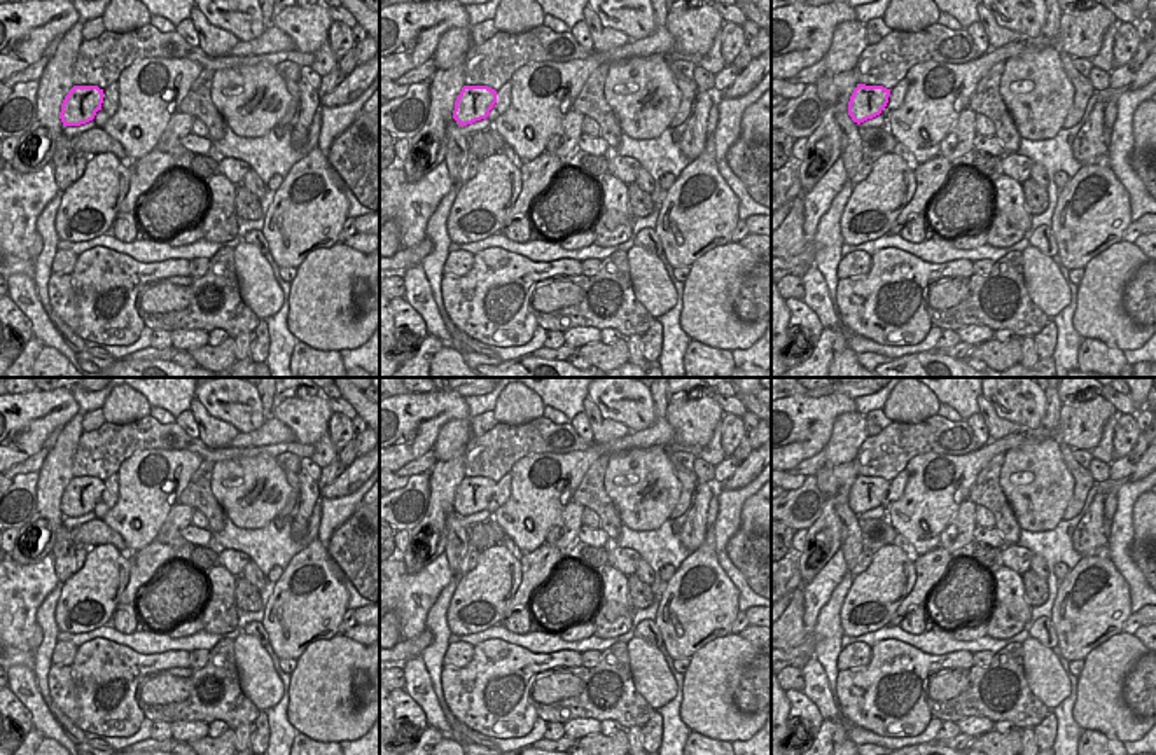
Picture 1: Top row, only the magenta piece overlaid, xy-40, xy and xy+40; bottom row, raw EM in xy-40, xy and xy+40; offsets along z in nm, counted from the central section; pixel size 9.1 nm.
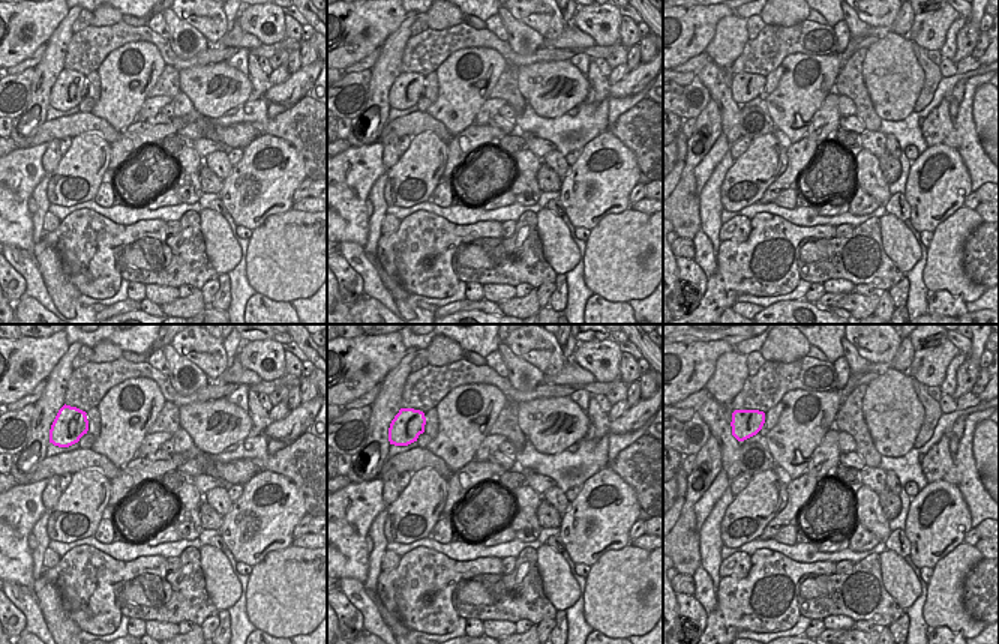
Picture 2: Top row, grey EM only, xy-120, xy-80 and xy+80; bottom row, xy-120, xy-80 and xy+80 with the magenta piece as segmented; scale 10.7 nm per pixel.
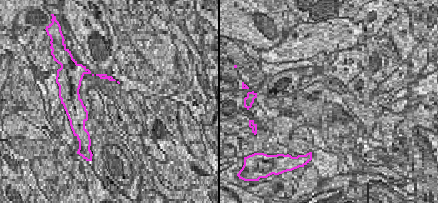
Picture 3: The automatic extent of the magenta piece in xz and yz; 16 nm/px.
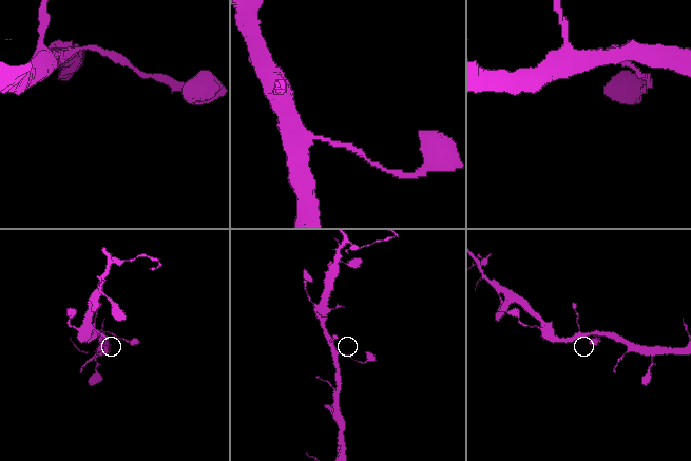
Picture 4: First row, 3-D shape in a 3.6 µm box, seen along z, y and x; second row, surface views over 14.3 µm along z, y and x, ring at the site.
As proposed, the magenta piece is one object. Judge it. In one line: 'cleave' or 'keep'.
keep

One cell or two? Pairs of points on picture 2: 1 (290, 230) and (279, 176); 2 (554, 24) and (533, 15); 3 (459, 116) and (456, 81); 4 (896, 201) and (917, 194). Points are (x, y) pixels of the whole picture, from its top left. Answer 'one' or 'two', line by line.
1: two
2: one
3: one
4: two

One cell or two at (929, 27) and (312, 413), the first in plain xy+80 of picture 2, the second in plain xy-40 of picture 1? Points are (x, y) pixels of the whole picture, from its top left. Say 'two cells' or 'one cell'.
one cell

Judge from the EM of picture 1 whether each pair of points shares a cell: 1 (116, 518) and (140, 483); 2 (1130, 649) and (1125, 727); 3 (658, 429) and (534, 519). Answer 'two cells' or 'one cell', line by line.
1: one cell
2: one cell
3: one cell

